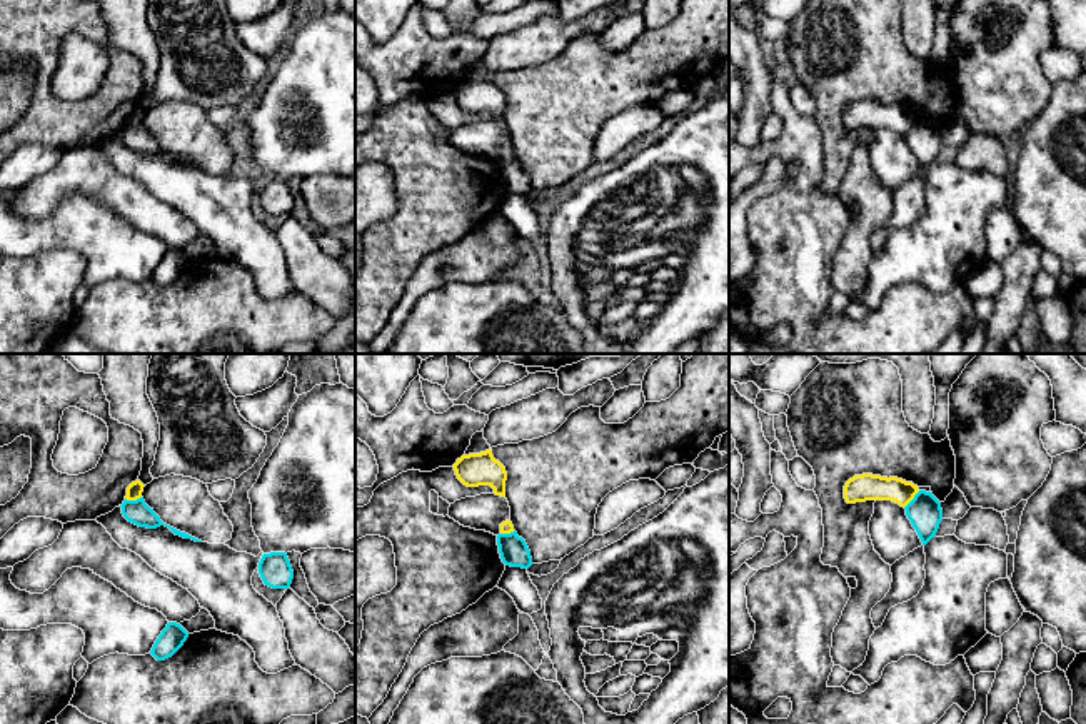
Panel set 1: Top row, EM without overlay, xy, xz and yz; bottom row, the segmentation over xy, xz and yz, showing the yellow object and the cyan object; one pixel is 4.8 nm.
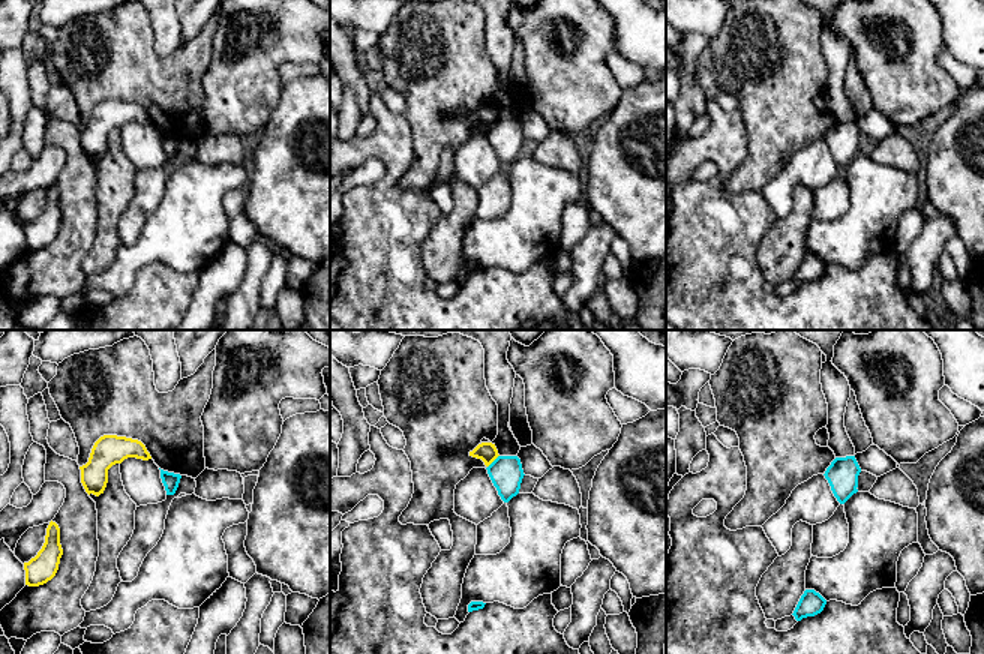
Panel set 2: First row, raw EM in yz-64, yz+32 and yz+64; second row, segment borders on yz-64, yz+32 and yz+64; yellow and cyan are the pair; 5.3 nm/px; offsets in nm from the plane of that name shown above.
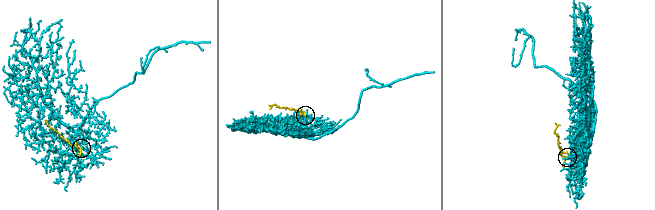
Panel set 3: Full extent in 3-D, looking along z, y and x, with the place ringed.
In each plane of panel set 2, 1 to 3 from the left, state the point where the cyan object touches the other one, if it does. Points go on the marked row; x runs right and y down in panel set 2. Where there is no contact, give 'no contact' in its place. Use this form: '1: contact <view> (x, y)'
1: no contact
2: contact yz+32 (494, 459)
3: no contact

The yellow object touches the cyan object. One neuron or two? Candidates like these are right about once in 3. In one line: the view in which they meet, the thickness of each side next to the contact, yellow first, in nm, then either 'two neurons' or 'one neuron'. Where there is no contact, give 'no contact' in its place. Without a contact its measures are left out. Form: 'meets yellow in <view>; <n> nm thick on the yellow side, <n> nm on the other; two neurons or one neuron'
meets yellow in yz; 130 nm thick on the yellow side, 160 nm on the other; two neurons

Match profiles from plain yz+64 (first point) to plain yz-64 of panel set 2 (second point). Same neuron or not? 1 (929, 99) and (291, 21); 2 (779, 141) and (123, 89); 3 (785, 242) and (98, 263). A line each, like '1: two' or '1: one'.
1: one
2: one
3: one

